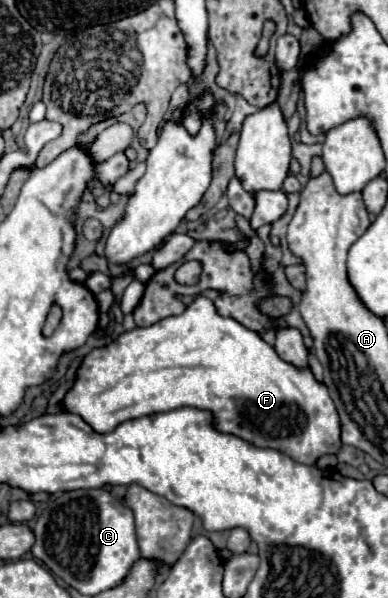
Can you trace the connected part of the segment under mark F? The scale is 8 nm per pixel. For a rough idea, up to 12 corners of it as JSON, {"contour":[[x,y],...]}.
{"contour":[[197,296],[89,352],[101,434],[185,406],[315,464],[343,446],[309,368]]}

